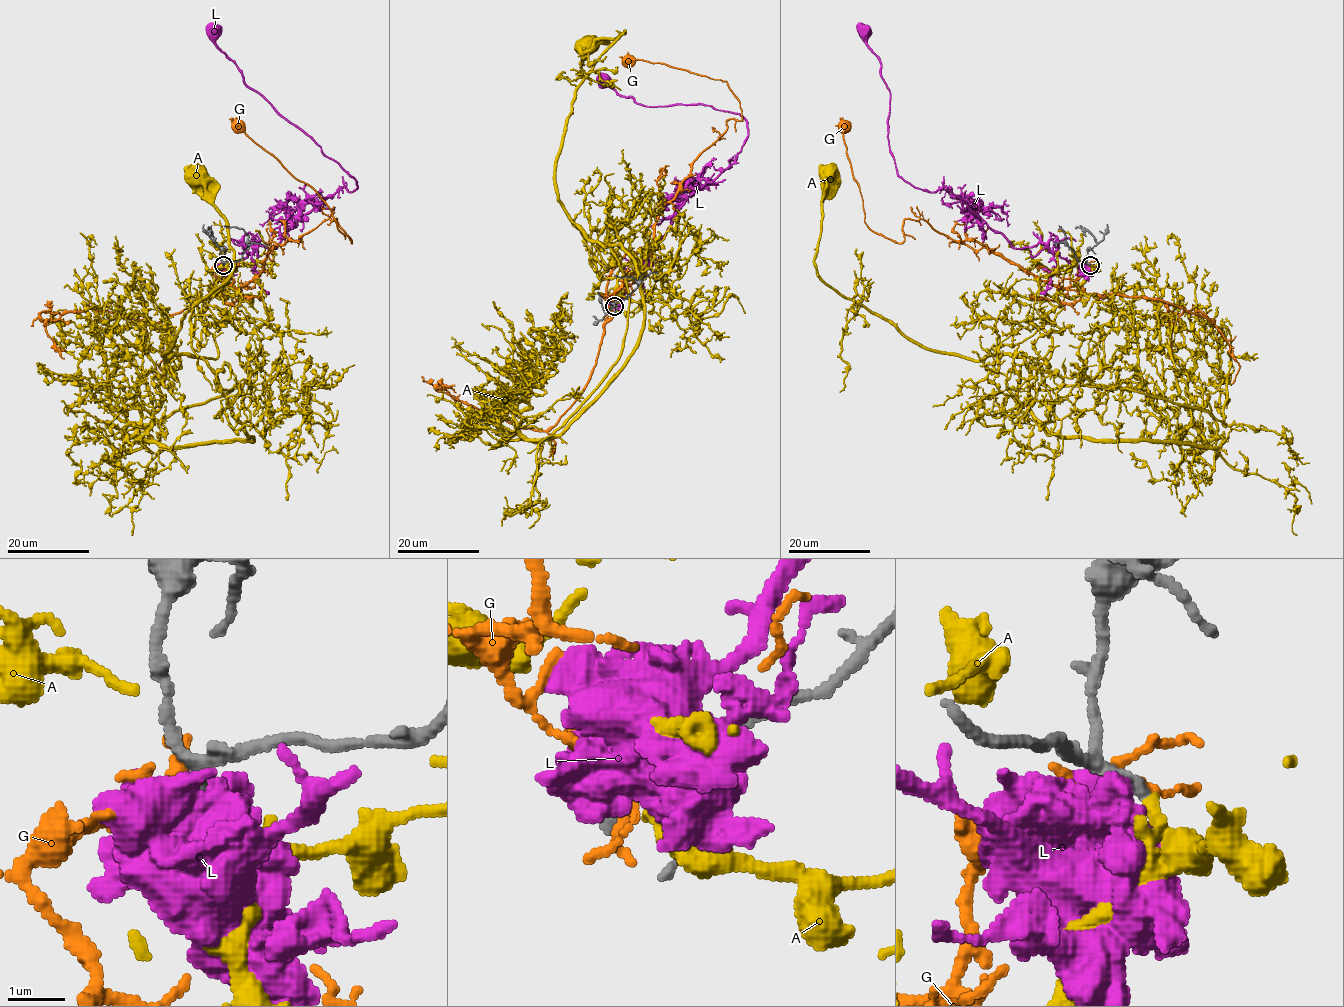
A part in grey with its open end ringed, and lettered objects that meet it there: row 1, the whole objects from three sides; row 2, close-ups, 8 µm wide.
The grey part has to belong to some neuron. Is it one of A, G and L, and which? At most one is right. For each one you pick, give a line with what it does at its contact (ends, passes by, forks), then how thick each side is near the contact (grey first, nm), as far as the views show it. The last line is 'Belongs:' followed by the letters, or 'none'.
A: it ends; calibres 180 and 280 nm
Belongs: A

